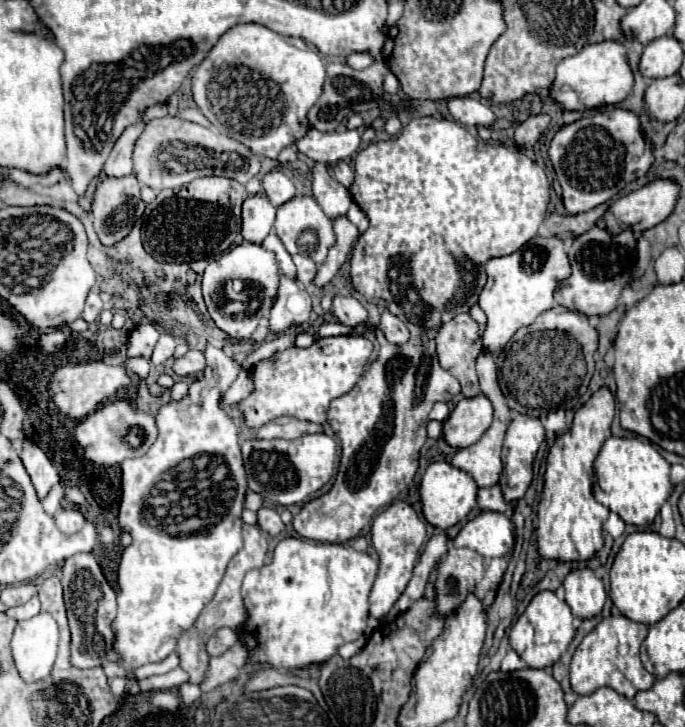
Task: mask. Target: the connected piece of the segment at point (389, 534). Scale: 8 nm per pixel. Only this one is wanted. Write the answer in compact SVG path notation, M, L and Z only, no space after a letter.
M395 502L375 516L371 538L373 538L373 548L379 556L379 572L369 594L369 612L377 620L381 620L385 618L385 614L389 614L389 610L393 608L393 602L397 602L397 598L403 594L411 578L413 566L421 554L421 546L427 540L425 522L407 502Z

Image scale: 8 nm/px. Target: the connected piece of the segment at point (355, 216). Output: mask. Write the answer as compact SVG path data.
M351 204L349 212L347 212L347 218L349 218L357 228L359 228L359 232L365 232L367 226L369 226L369 220L367 220L365 212L363 212L357 204Z

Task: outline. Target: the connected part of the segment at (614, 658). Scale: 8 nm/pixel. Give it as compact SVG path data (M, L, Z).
M623 614L603 618L577 646L571 664L569 664L569 676L571 676L571 688L585 696L601 686L611 686L621 696L633 700L633 696L639 690L649 690L649 686L655 682L655 678L645 670L639 648L645 640L647 624L629 620Z

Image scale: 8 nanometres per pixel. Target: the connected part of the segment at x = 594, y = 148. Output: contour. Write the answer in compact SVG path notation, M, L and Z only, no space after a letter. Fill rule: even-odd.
M615 108L563 126L549 144L549 160L563 190L565 210L579 214L611 200L627 182L645 176L653 164L653 154L643 138L639 118L629 110Z

